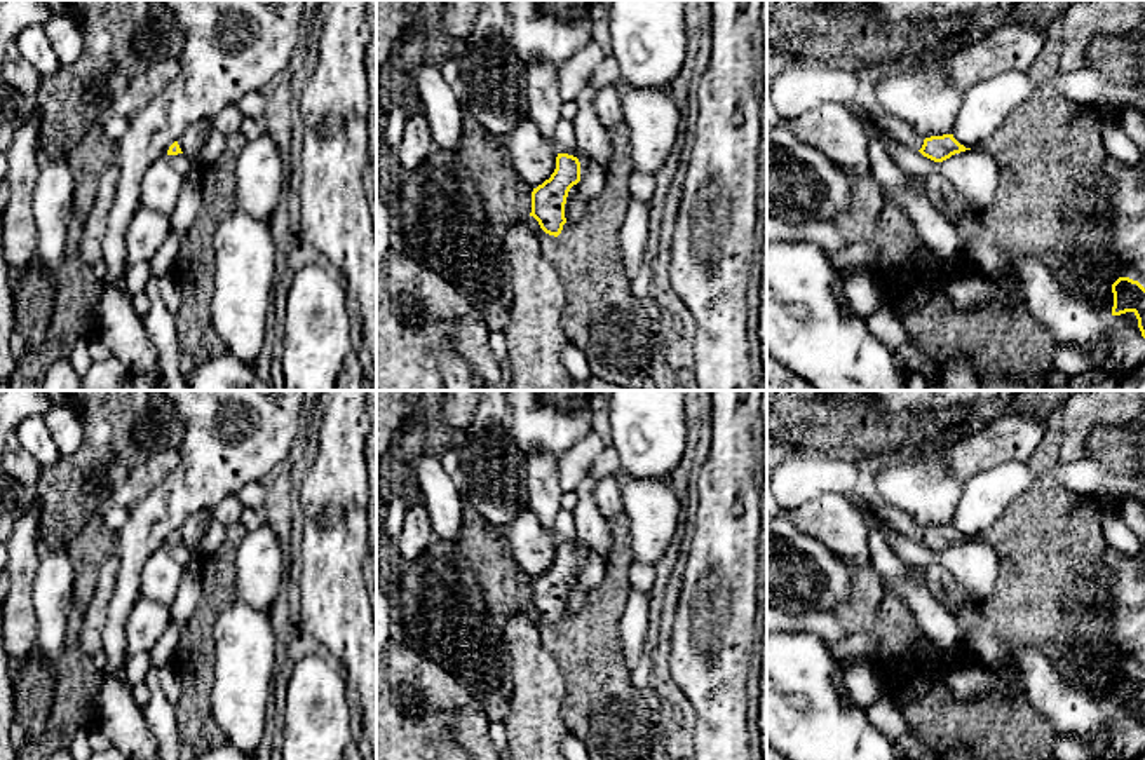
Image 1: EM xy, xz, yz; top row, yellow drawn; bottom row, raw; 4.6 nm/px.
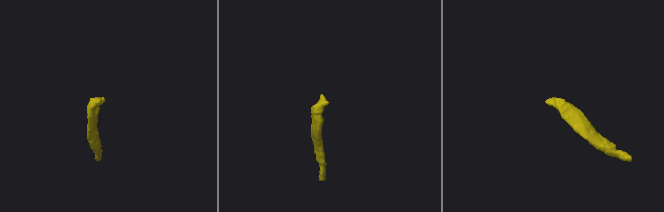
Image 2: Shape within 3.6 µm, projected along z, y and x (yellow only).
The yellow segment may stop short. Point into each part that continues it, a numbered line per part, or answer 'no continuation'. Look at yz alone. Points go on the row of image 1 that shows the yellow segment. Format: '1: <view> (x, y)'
1: yz (900, 131)

